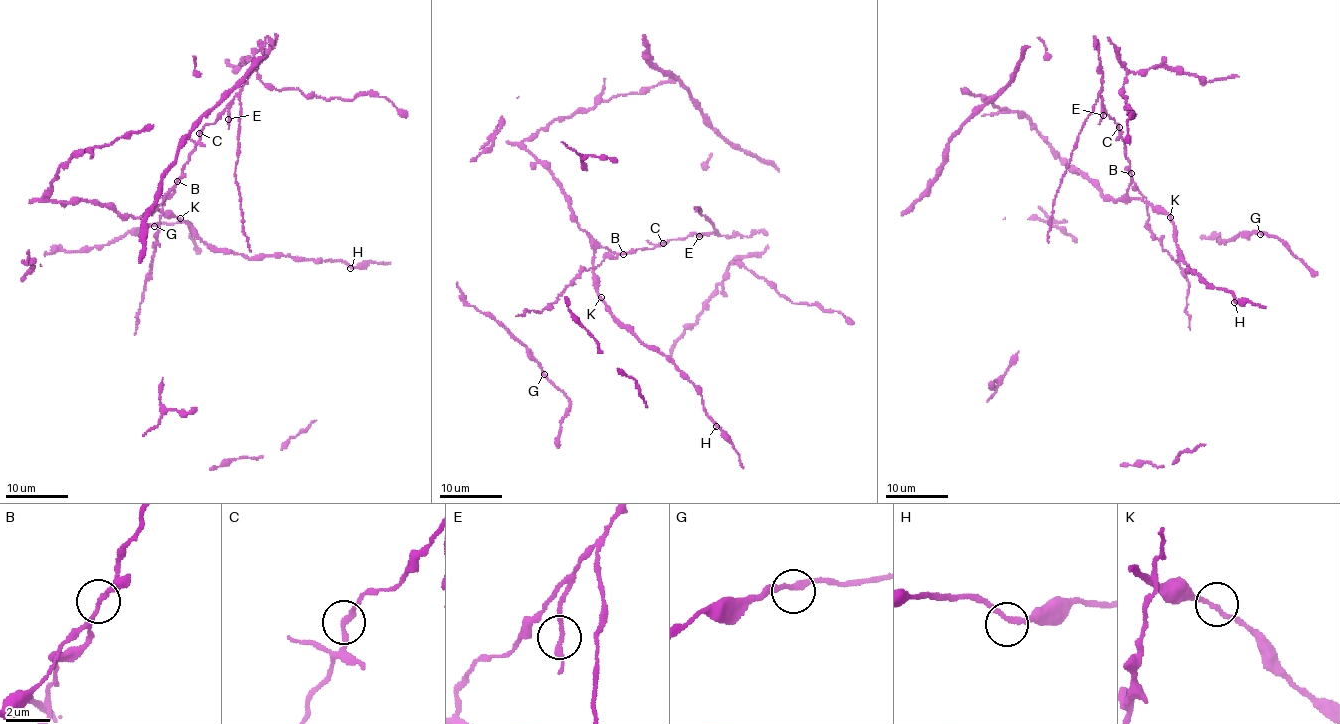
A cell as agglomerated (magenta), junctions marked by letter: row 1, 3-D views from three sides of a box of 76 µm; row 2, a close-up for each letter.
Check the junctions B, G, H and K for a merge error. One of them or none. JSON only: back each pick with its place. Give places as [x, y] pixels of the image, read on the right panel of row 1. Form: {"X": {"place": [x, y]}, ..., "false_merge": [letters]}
{"B": {"place": [1131, 173]}, "false_merge": ["B"]}

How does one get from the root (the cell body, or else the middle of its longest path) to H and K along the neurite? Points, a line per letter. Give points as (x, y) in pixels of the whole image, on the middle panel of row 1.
H: (616, 253), (610, 251), (594, 270), (599, 296), (617, 320), (682, 370), (716, 426)
K: (616, 253), (610, 251), (594, 270), (596, 286), (601, 297)

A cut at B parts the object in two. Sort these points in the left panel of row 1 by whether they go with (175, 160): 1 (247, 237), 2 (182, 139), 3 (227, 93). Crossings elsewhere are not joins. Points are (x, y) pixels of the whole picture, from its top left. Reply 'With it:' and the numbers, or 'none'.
With it: 2, 3

